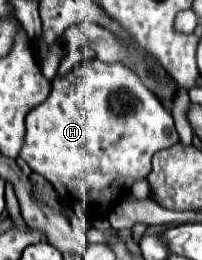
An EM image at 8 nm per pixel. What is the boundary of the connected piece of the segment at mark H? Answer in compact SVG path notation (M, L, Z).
M92 59L92 61L84 61L80 63L80 67L72 69L68 75L64 77L56 77L52 81L52 91L48 95L48 99L44 103L40 103L38 107L34 107L28 115L26 115L26 137L24 137L24 149L20 151L20 157L30 165L32 171L40 173L42 177L46 177L54 189L60 193L60 197L64 199L70 199L70 197L78 197L78 199L72 199L73 203L82 203L84 211L90 215L90 217L100 217L100 215L106 215L124 195L124 191L130 191L132 183L136 179L142 179L150 173L150 159L156 151L160 149L166 149L166 147L172 147L174 143L178 143L178 133L174 129L174 119L172 119L172 113L168 109L164 109L164 105L160 103L160 99L156 95L150 93L150 89L146 89L144 85L140 85L140 79L128 69L124 67L122 63L102 63L98 59Z

